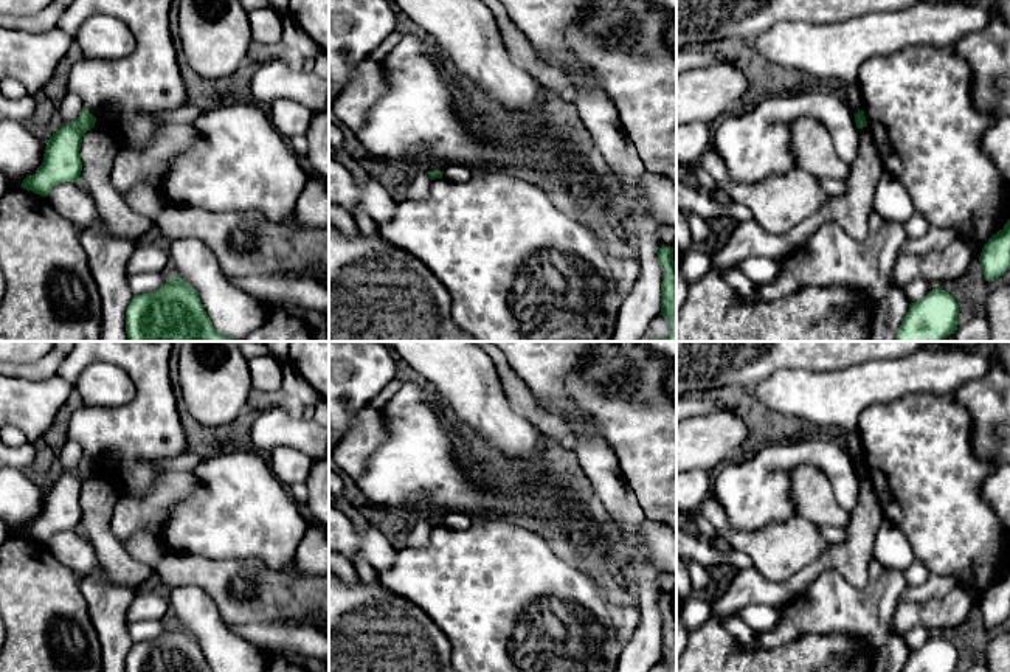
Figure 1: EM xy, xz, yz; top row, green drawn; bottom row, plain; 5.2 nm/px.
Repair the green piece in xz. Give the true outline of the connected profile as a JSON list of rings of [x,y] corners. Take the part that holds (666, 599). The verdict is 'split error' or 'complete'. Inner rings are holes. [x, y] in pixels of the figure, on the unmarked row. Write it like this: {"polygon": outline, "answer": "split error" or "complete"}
{"polygon": [[[661,593],[658,599],[658,608],[662,616],[661,632],[661,661],[669,672],[676,672],[676,615],[673,608],[675,596],[670,593]]], "answer": "complete"}

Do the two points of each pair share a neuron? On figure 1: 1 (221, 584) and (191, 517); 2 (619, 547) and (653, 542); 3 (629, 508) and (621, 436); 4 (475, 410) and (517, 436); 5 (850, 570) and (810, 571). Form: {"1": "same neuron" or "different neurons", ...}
{"1": "different neurons", "2": "same neuron", "3": "different neurons", "4": "same neuron", "5": "same neuron"}

